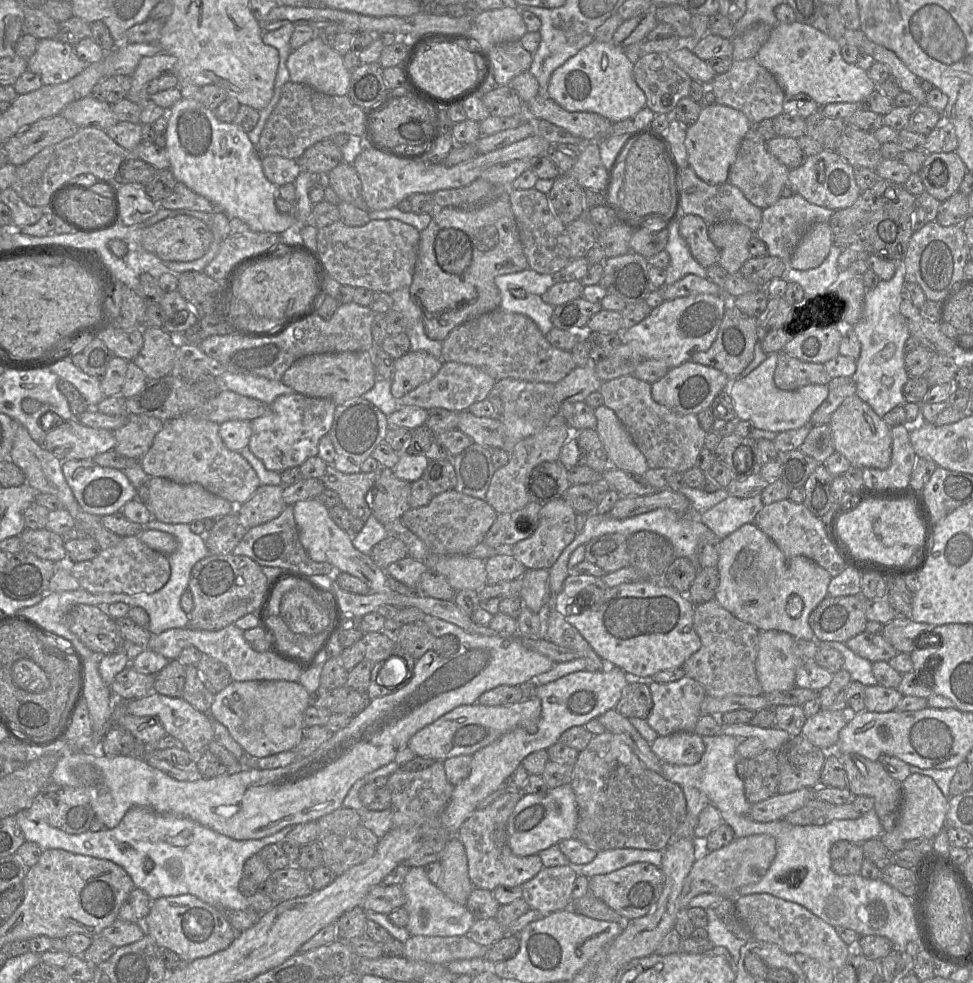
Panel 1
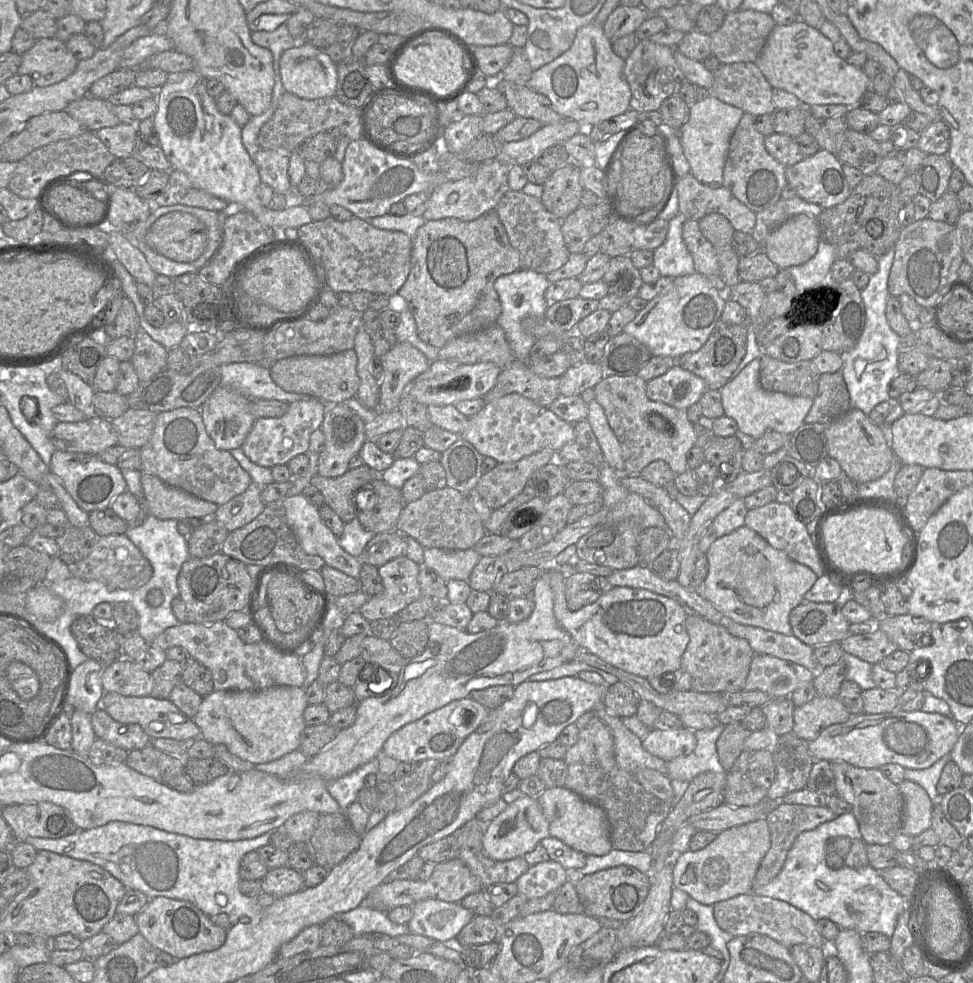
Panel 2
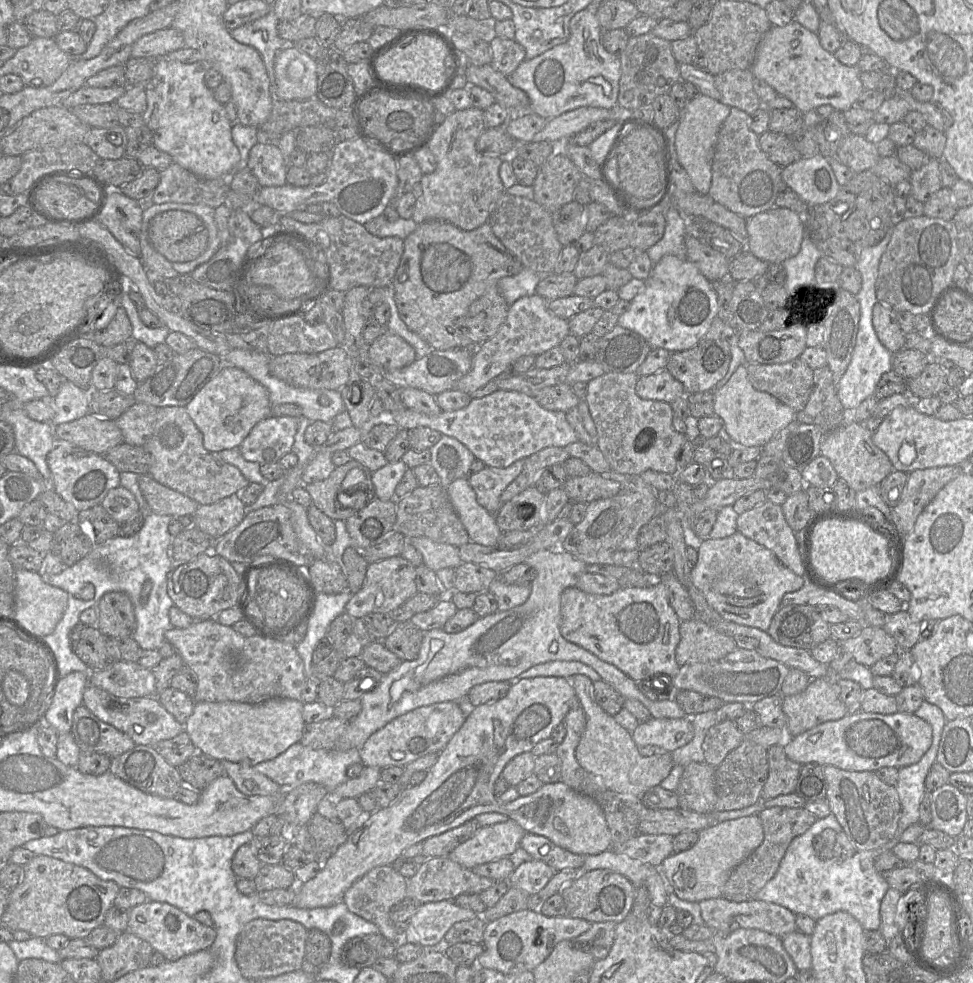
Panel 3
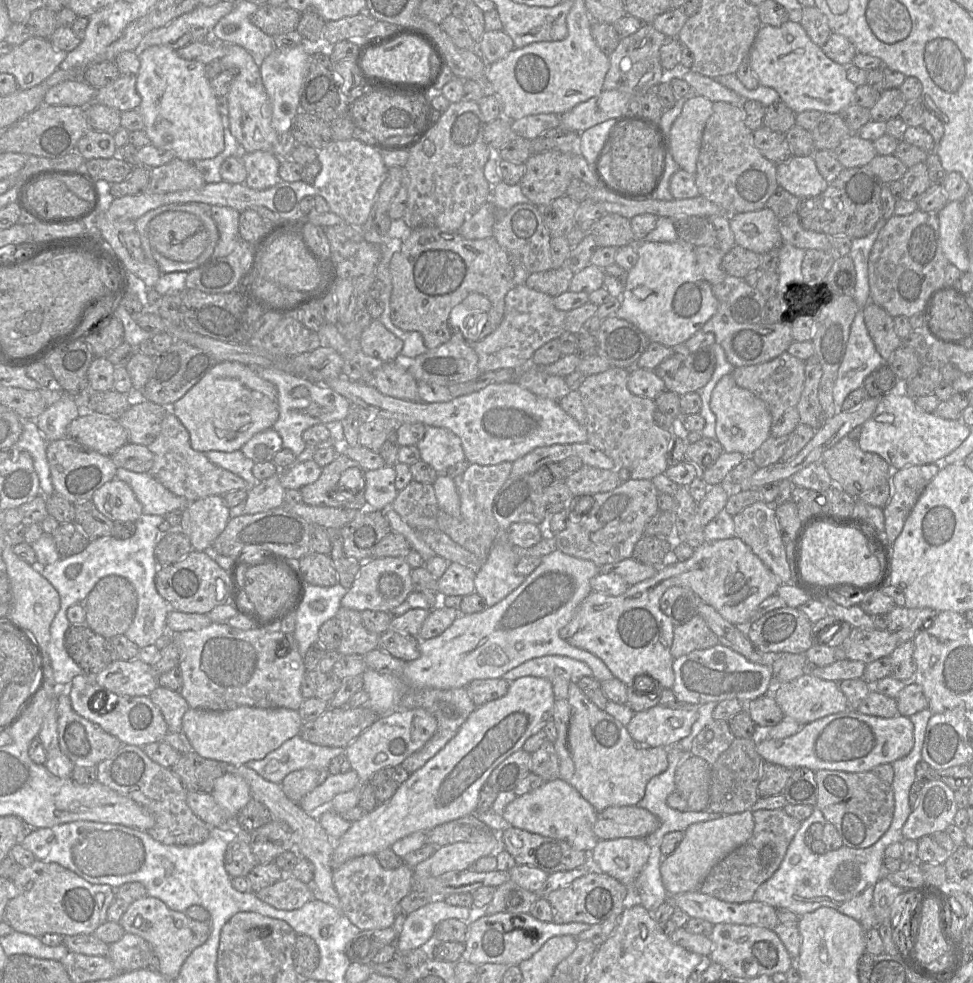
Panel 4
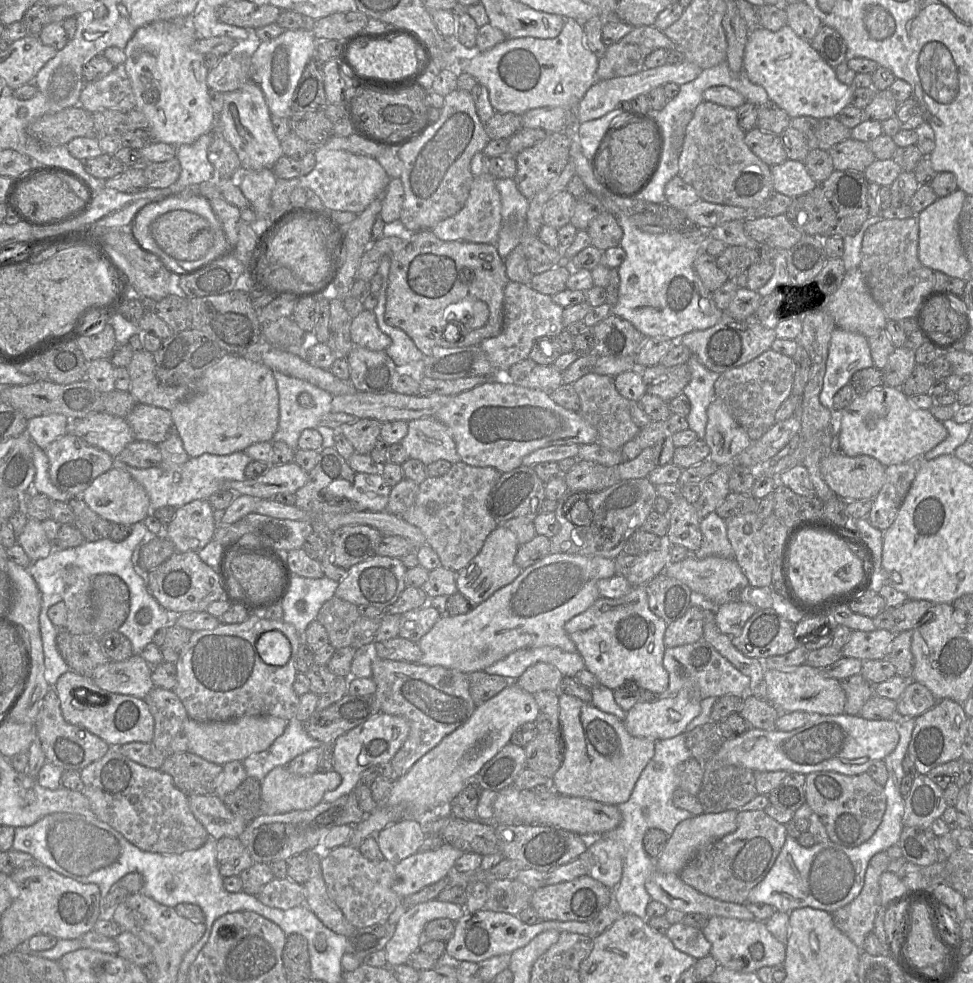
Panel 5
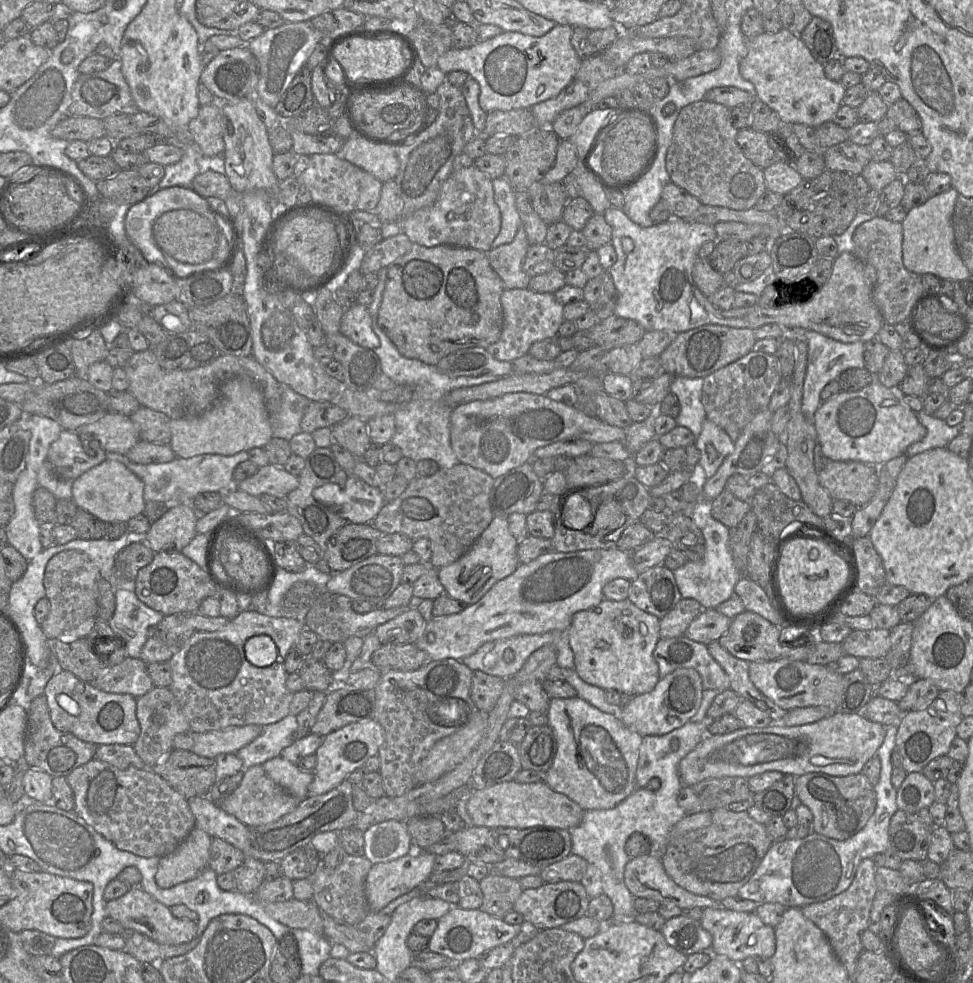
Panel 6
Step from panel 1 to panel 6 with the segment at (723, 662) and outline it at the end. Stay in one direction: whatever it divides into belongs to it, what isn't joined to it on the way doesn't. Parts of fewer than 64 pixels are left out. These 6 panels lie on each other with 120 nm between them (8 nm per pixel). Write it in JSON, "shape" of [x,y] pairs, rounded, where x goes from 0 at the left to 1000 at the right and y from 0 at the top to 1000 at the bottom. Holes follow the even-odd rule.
{"shape":[[[701,608],[693,620],[678,630],[678,649],[696,649],[703,647],[709,634],[723,621],[717,611],[709,608]]]}

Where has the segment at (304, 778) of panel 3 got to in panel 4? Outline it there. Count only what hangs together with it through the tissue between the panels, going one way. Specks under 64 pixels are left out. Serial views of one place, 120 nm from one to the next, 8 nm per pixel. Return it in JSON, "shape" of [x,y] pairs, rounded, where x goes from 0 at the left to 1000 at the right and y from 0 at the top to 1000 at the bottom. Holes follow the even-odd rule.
{"shape":[[[303,748],[270,772],[255,774],[252,778],[272,793],[289,798],[293,789],[303,783],[337,782],[340,773],[354,767],[354,763],[322,757]]]}

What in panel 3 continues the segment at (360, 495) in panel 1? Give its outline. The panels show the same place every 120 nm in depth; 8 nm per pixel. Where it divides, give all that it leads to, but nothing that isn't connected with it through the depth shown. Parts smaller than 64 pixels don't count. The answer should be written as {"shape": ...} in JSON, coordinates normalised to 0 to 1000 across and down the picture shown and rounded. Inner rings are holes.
{"shape":[[[361,467],[356,472],[346,474],[339,484],[327,490],[314,493],[313,497],[321,506],[321,512],[337,526],[345,529],[356,530],[367,520],[377,513],[377,509],[384,507],[384,494],[382,491],[382,480],[372,471]],[[367,495],[361,505],[362,516],[364,518],[357,519],[350,514],[346,508],[349,502],[358,496]],[[370,499],[376,499],[376,509],[369,514],[365,511],[366,503]]]}

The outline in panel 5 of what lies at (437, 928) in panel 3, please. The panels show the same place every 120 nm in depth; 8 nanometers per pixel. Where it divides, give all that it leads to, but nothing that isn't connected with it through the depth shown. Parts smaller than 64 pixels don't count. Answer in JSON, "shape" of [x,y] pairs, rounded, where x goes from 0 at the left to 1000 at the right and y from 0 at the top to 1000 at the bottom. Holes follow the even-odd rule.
{"shape":[[[450,915],[419,924],[409,937],[404,953],[395,964],[398,983],[418,980],[421,972],[431,966],[440,938],[450,934],[470,937],[479,928],[477,922]]]}

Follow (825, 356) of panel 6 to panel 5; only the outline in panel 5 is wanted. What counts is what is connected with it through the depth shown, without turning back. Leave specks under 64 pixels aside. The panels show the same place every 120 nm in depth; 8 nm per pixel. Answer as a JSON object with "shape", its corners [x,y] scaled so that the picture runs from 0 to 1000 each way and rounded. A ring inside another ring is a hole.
{"shape":[[[859,334],[854,341],[843,409],[855,416],[858,401],[873,391],[876,381],[894,373],[897,366],[891,343]]]}

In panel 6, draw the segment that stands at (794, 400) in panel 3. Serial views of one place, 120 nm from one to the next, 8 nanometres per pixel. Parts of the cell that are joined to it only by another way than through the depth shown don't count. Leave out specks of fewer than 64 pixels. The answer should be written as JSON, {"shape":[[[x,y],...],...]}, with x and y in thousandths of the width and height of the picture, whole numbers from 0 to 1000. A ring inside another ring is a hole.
{"shape":[[[772,357],[723,385],[720,409],[726,426],[742,435],[756,449],[766,433],[781,418],[790,416],[790,410],[804,387],[803,374],[797,361]]]}

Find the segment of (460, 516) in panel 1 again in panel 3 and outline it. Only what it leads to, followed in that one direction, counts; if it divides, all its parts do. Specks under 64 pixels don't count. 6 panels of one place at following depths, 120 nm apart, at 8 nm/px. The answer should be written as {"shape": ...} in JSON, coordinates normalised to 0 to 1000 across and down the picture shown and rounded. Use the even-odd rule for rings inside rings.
{"shape":[[[454,493],[430,494],[414,507],[406,509],[408,515],[407,540],[415,544],[417,548],[438,546],[447,551],[469,556],[483,551],[482,544],[464,512],[459,497]]]}

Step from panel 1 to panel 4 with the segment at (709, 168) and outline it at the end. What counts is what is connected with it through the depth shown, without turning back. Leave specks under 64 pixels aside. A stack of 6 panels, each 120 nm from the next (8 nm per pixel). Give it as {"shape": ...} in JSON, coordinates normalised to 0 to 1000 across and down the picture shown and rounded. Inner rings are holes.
{"shape":[[[716,97],[706,102],[689,134],[690,157],[700,172],[714,178],[721,137],[732,116],[733,104]]]}

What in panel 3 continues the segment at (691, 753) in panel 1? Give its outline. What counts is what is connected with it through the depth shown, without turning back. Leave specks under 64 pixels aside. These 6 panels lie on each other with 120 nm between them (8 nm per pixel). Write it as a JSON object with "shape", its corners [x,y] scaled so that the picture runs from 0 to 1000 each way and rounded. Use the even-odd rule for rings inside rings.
{"shape":[[[670,729],[658,734],[649,749],[658,763],[691,766],[712,751],[710,729],[698,731]]]}

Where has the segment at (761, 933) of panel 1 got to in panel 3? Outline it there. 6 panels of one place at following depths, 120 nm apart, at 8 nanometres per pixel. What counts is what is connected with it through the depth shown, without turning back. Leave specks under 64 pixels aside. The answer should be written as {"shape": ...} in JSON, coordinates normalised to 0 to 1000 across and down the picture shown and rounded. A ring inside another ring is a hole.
{"shape":[[[743,913],[727,915],[718,918],[720,932],[725,941],[734,947],[752,948],[760,944],[778,945],[802,954],[819,946],[818,931],[811,925],[784,916],[769,916],[764,918],[749,917]]]}

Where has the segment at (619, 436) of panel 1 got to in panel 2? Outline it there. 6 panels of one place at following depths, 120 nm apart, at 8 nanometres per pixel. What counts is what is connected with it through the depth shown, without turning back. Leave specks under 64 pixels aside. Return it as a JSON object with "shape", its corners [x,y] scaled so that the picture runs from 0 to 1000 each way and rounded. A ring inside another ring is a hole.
{"shape":[[[608,407],[604,411],[603,428],[618,456],[621,472],[635,479],[641,479],[642,473],[637,451],[625,430],[619,413],[613,407]]]}

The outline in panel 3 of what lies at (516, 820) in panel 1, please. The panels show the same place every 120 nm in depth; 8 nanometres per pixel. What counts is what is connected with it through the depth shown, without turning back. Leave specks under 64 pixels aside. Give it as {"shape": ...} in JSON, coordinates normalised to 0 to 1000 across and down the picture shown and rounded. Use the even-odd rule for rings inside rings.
{"shape":[[[528,834],[493,841],[480,856],[466,864],[460,873],[478,883],[522,873],[534,862],[541,845]]]}

